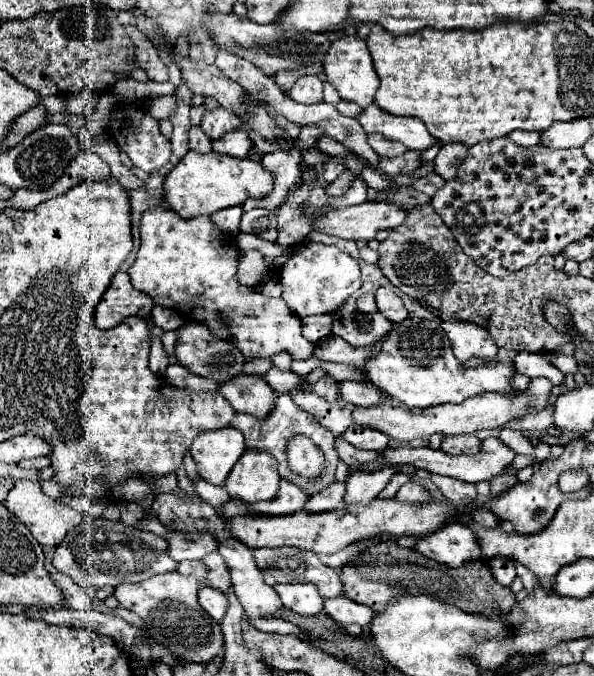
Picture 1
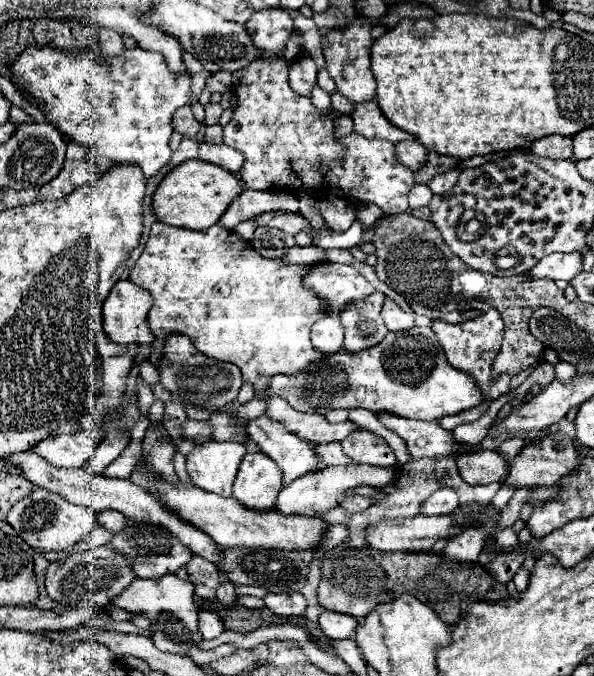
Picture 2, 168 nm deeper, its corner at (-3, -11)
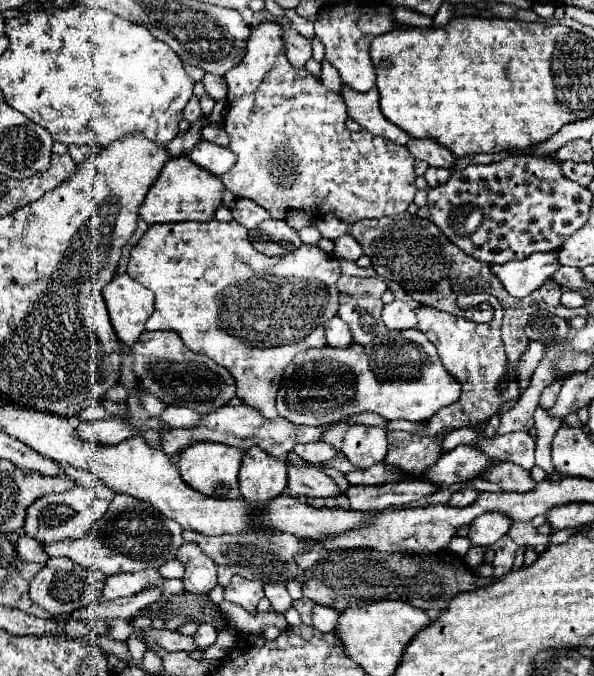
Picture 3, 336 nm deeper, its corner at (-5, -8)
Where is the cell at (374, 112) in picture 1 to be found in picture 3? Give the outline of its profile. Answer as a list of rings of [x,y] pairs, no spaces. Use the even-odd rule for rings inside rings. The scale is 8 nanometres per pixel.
[[[343,85],[341,95],[345,99],[347,105],[347,113],[353,121],[357,121],[363,129],[367,129],[373,135],[381,135],[387,137],[393,143],[399,145],[407,145],[409,135],[403,129],[397,129],[397,125],[393,125],[391,121],[385,119],[385,115],[379,109],[379,93],[377,89],[359,93],[355,89],[349,89]]]

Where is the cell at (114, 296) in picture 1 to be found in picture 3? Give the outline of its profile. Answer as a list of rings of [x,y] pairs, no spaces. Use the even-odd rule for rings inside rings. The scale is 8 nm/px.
[[[115,275],[113,281],[105,285],[103,297],[119,341],[127,347],[133,345],[145,331],[145,321],[153,313],[153,293],[129,275]]]

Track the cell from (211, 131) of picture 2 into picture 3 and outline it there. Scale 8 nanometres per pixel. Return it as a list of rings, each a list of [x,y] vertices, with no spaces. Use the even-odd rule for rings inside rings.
[[[209,123],[203,127],[203,141],[209,141],[209,143],[215,143],[215,145],[221,145],[221,147],[227,147],[229,145],[229,137],[223,129],[221,123]]]

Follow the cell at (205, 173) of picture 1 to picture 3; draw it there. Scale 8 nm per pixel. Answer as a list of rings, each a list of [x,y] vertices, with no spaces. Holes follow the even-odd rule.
[[[173,157],[165,163],[159,179],[149,189],[145,201],[139,207],[139,219],[147,225],[155,223],[175,223],[175,221],[209,221],[221,205],[223,183],[219,177],[205,173],[205,169],[195,167],[187,157]]]

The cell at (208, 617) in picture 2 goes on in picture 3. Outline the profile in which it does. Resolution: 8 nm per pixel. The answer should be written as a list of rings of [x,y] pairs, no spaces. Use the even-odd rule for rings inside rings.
[[[201,623],[199,629],[197,629],[197,633],[193,635],[193,641],[195,641],[195,645],[197,645],[201,651],[207,649],[209,645],[213,645],[215,639],[217,639],[217,629],[215,629],[213,625],[209,625],[209,623]]]

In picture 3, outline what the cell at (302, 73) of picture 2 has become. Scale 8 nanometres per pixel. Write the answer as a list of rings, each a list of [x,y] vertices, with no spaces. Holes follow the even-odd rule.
[[[285,29],[283,43],[285,43],[283,47],[285,47],[285,55],[287,55],[289,63],[297,69],[305,67],[305,63],[311,59],[311,41],[293,29]]]

